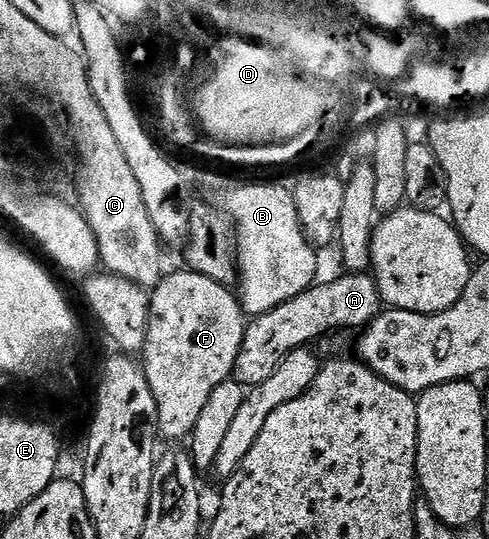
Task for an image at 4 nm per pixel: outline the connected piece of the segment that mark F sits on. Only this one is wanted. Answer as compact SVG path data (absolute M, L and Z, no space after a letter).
M192 270L184 271L170 271L152 289L149 325L143 349L143 367L151 386L151 394L155 394L160 435L164 439L166 436L169 440L181 441L192 433L195 422L199 422L199 413L203 411L207 398L211 398L211 390L232 377L235 358L239 358L239 346L243 346L247 323L240 299L234 293L232 296L229 293L232 291L226 285Z

